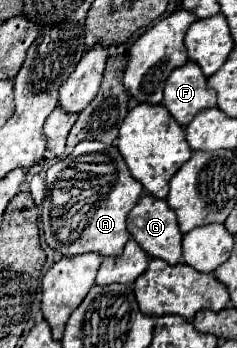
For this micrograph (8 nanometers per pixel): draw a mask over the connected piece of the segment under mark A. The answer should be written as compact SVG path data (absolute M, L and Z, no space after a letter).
M79 142L75 150L47 170L47 200L41 210L45 242L63 256L97 252L101 256L117 256L131 238L127 230L127 214L143 194L123 156L115 146L101 142Z

